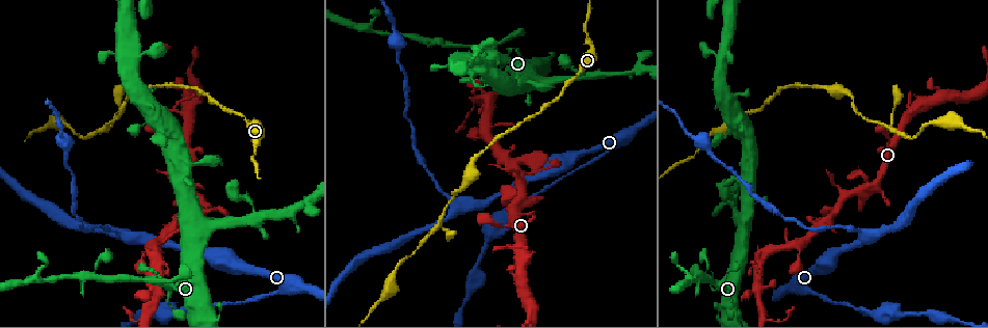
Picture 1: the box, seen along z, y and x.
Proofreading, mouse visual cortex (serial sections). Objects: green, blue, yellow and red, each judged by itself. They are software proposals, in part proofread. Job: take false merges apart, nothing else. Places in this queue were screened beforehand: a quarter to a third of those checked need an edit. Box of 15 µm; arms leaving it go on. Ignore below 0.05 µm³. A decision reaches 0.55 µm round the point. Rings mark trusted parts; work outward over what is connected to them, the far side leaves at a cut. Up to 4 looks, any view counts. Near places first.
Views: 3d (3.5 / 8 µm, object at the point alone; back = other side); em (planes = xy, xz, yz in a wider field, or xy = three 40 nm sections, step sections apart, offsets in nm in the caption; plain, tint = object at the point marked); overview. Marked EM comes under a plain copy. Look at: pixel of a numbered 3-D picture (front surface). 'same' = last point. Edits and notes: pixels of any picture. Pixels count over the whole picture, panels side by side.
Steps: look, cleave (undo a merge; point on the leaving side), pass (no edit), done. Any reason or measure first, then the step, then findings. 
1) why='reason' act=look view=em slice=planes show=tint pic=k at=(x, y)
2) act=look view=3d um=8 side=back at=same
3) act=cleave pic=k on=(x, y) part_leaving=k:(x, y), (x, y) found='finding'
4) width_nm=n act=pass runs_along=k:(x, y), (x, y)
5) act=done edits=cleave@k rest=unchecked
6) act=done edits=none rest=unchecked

why='side arm on a straight run' act=look view=3d um=3.5 side=back pic=1 at=(440, 227)

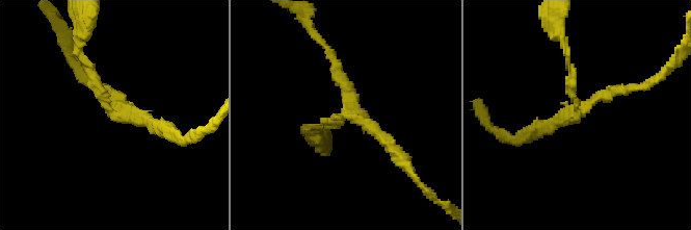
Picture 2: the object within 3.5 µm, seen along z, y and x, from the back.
arms=3 arm_widths_nm=150,150,200 act=look view=em slice=xy step=3 show=tint pic=2 at=(587, 107)

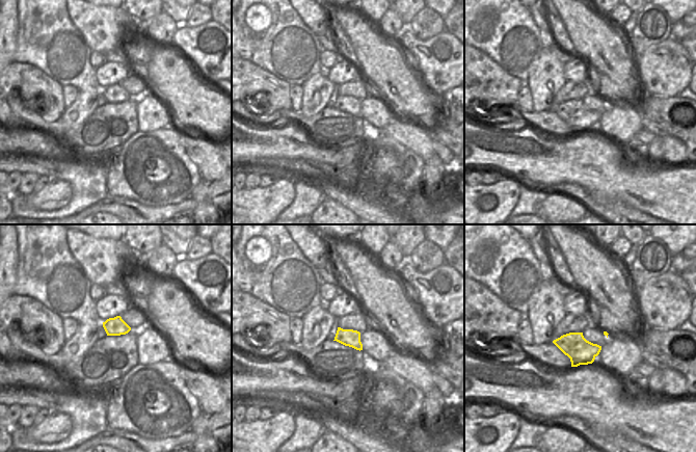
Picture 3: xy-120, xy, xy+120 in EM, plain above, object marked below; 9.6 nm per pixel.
act=pass runs_along=2:(330, 53), (353, 111), (398, 154) found='continuous, no second cell'

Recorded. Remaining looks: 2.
why='abrupt turn' act=look view=3d um=3.5 pic=1 at=(733, 127)

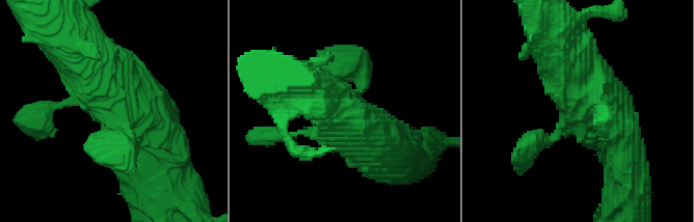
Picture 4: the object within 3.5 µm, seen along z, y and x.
act=look view=em slice=xy step=1 show=tint pic=4 at=(124, 117)

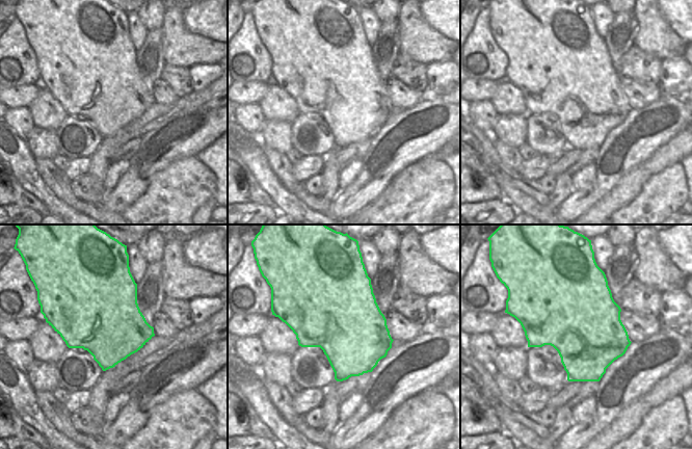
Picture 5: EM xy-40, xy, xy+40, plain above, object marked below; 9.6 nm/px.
act=pass runs_along=4:(158, 145), (152, 120), (79, 50) found='all the same cell'

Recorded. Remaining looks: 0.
act=done edits=none rest=unchecked

